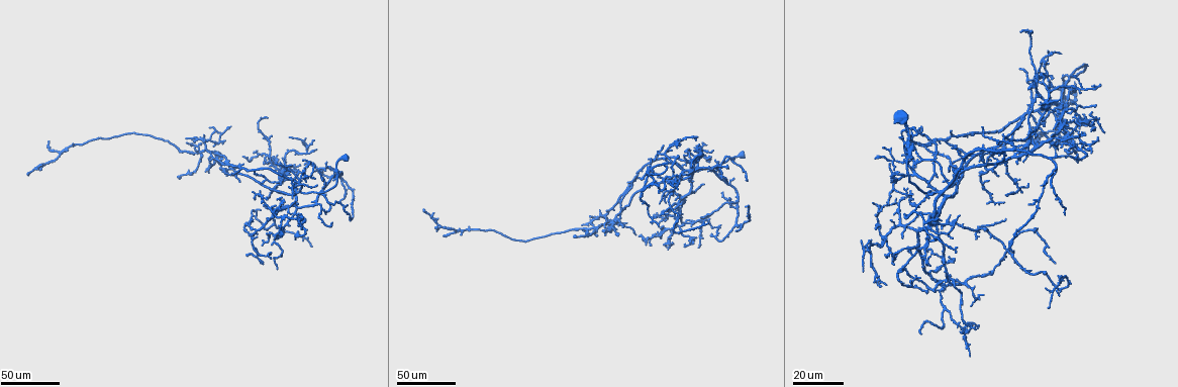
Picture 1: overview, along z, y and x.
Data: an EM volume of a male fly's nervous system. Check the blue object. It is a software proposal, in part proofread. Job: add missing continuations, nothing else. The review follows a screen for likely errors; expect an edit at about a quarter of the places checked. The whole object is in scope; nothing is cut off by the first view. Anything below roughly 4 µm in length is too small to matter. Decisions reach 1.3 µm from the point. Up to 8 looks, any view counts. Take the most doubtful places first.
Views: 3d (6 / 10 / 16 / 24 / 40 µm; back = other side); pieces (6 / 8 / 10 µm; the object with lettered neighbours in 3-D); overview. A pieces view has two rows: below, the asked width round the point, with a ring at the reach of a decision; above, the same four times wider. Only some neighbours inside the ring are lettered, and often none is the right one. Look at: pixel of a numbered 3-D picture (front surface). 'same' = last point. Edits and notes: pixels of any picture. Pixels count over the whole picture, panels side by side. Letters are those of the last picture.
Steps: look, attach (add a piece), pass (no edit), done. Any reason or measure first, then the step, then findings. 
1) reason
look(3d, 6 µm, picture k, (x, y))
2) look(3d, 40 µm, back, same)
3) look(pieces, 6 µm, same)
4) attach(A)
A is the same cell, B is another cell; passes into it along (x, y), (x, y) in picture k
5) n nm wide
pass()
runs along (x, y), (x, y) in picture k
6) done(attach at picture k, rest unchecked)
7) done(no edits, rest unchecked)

look(3d, 40 µm, picture 1, (703, 184))

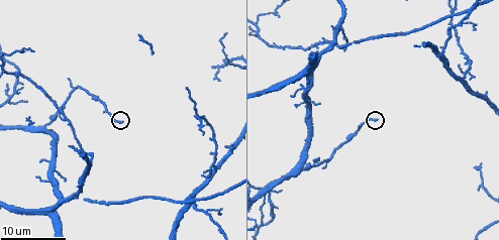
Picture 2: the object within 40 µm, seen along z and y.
look(pieces, 6 µm, picture 2, (378, 118))

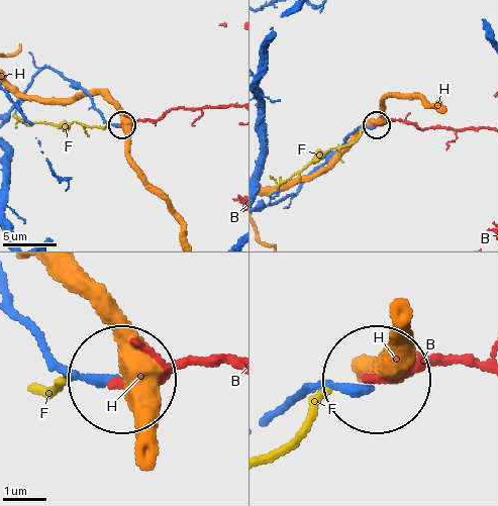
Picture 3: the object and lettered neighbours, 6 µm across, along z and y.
210 nm wide
pass()
B, F and H are other cells; runs along (268, 205), (295, 192), (352, 132), (376, 127) in picture 3; none of them fits

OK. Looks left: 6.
thin end
look(3d, 24 µm, picture 1, (600, 211))

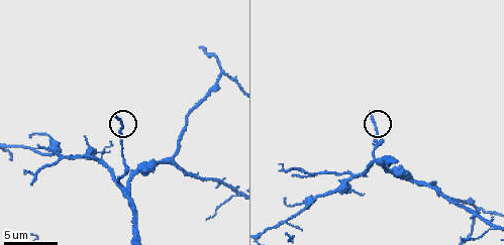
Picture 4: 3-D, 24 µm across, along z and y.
look(pieces, 8 µm, picture 4, (372, 113))

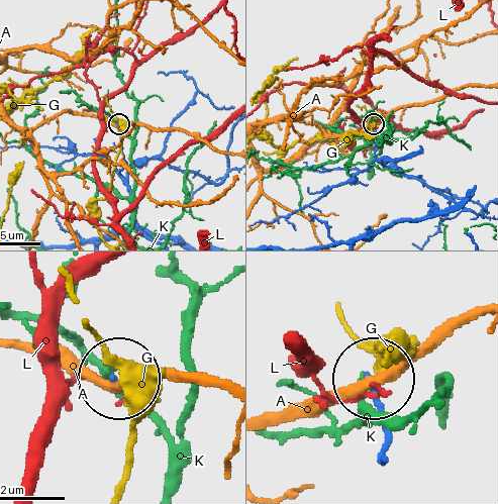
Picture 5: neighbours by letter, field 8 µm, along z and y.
pass()
A, G, K and L are other cells; runs along (385, 460), (385, 410), (371, 381) in picture 5; no lettered piece goes on from it

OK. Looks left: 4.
look(3d, 40 µm, picture 1, (665, 243))

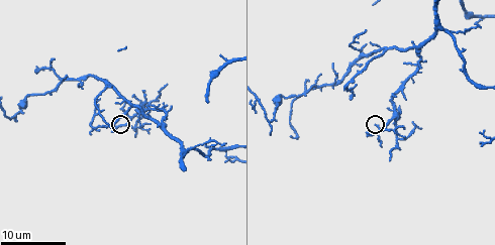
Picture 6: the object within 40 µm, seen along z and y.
look(pieces, 10 µm, picture 6, (365, 132))

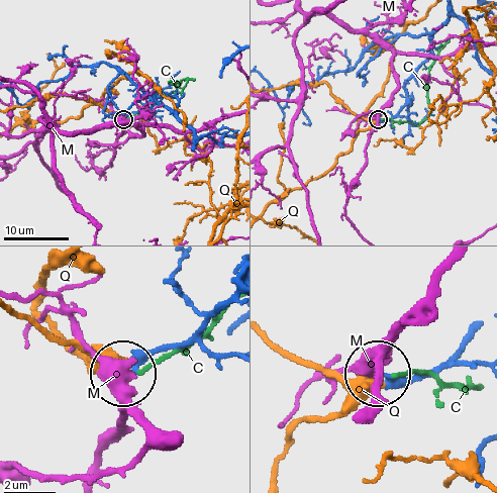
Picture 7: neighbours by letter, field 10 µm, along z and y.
pass()
C, M and Q are other cells; no lettered piece goes on from it

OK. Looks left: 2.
branch stops here
look(3d, 40 µm, picture 1, (338, 171))

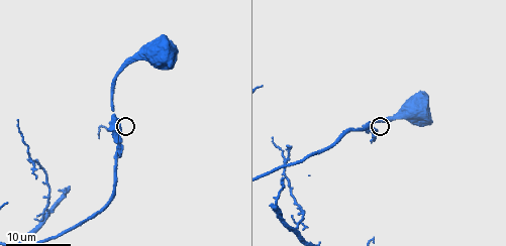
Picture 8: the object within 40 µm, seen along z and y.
look(pieces, 10 µm, picture 8, (121, 126))

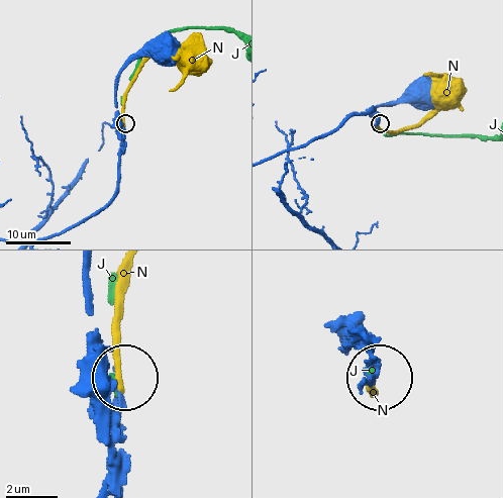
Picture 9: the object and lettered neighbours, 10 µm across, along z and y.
300 nm wide
pass()
J and N are other cells; no lettered piece goes on from it

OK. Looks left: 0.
done(no edits, rest unchecked)

